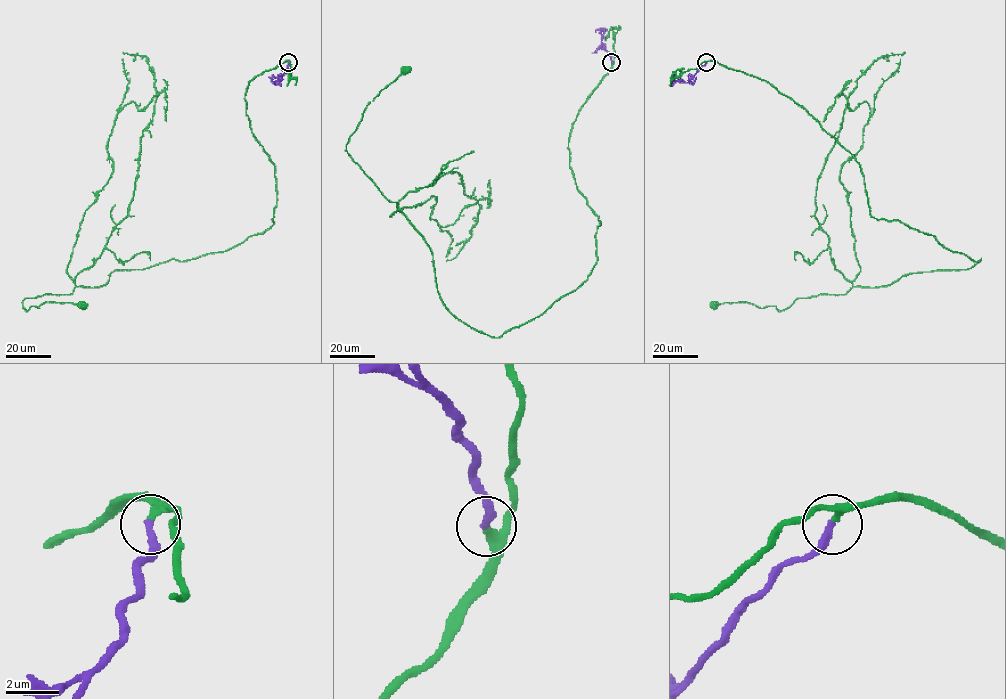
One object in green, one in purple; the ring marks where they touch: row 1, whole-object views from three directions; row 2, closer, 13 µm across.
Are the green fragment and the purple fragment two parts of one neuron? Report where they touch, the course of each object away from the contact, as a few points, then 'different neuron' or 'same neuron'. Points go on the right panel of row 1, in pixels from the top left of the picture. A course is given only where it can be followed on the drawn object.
at (706, 62); green runs (706, 62), (765, 80), (801, 105), (859, 164), (870, 214), (981, 259), (798, 298), (780, 311), (712, 304); purple runs (706, 62), (687, 82), (677, 82), (673, 78), (675, 75); same neuron

